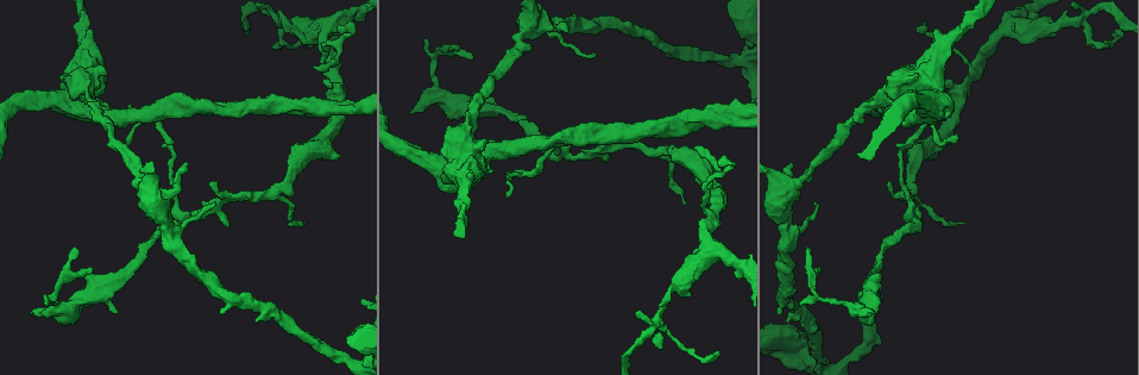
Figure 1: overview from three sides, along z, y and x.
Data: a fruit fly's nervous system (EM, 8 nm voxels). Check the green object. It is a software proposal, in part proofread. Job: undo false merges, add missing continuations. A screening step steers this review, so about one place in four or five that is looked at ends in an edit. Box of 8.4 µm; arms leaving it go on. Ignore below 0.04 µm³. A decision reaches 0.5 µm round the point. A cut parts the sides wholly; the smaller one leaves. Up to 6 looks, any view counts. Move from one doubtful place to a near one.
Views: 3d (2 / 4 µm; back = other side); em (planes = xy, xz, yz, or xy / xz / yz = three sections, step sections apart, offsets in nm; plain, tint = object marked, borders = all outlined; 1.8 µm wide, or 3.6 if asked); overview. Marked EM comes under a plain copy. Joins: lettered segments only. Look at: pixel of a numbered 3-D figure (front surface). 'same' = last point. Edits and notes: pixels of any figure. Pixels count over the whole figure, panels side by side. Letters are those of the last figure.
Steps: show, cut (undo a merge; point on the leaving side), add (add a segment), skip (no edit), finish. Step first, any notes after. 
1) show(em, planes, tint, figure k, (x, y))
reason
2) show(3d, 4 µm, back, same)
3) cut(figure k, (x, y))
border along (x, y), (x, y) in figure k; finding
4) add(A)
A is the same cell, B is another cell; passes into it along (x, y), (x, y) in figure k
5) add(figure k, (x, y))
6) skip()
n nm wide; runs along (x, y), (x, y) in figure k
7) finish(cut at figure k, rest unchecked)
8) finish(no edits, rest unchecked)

show(em, planes, borders, figure 1, (694, 148))
free end

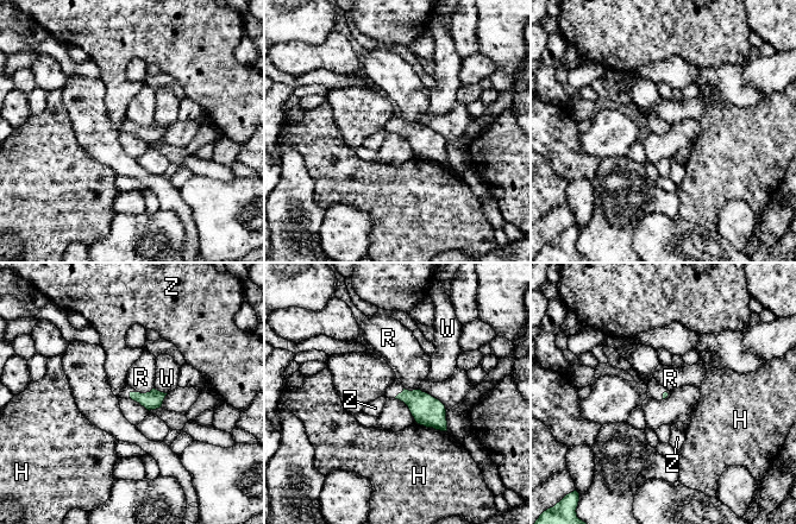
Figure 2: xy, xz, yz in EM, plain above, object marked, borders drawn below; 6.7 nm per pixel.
skip()
H touches over 220 nm; H, R, W and Z are other cells; border along (154, 387), (145, 392), (137, 392) in figure 2; none of them fits

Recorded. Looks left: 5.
show(3d, 4 µm, figure 1, (684, 200))
free end

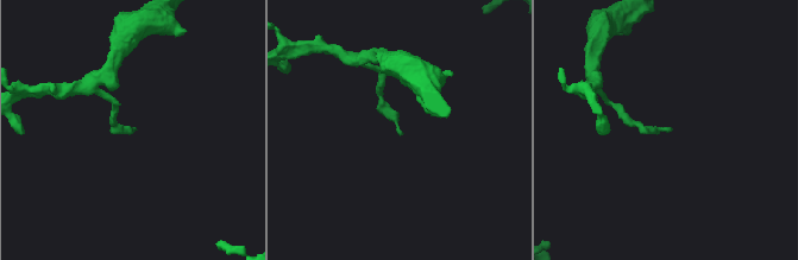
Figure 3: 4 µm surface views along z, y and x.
show(em, planes, borders, figure 3, (401, 133))
now the EM

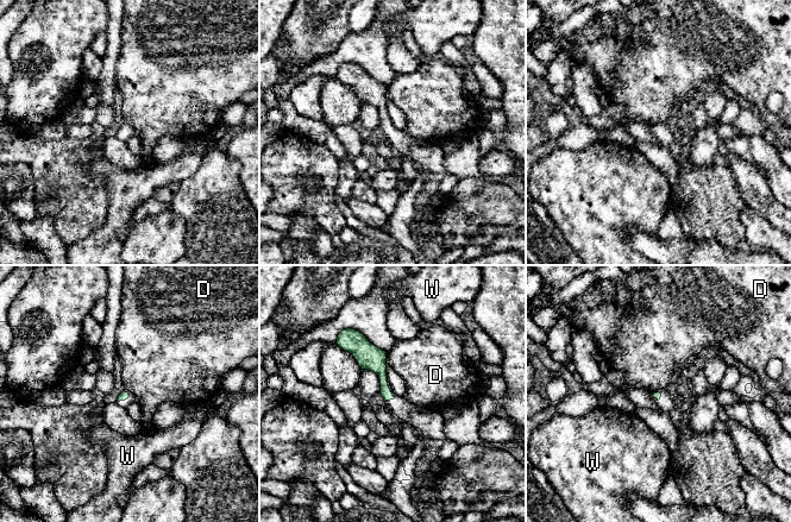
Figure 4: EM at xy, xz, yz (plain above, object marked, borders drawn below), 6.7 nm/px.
skip()
D and W are other cells; border along (385, 352), (387, 360) in figure 4; none of them fits

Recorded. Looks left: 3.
show(em, planes, borders, figure 1, (33, 313))
branch stops here

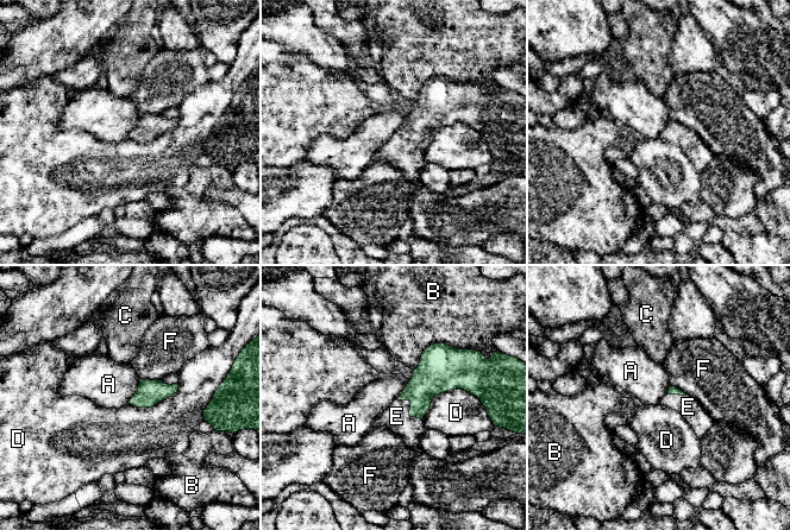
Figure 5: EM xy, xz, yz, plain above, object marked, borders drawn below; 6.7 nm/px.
add(E)
E is the same cell, A, B, C, D and F are other cells; it goes on there

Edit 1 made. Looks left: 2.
finish(add at figure 5, rest unchecked)

